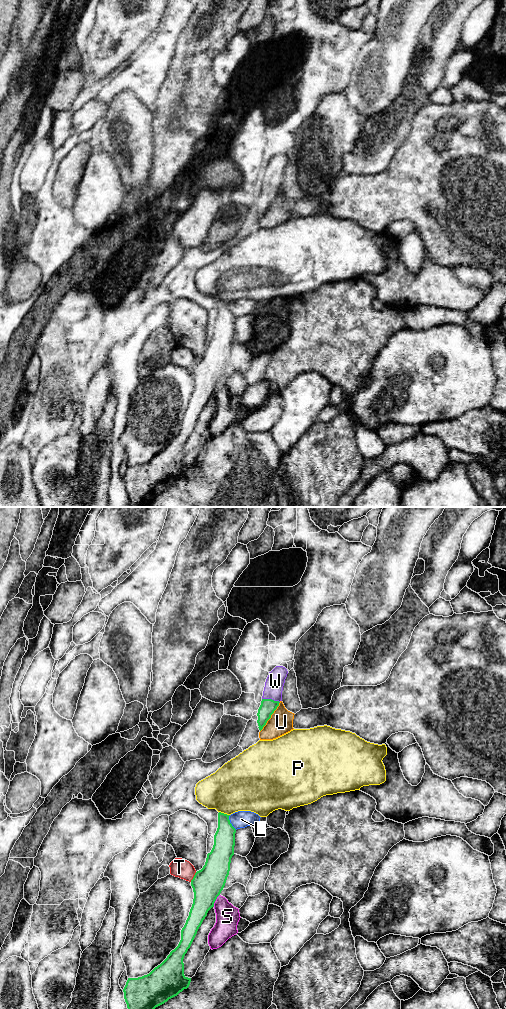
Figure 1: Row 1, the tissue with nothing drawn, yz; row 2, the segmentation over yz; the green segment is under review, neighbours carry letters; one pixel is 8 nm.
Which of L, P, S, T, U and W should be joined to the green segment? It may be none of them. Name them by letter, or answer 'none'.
W

